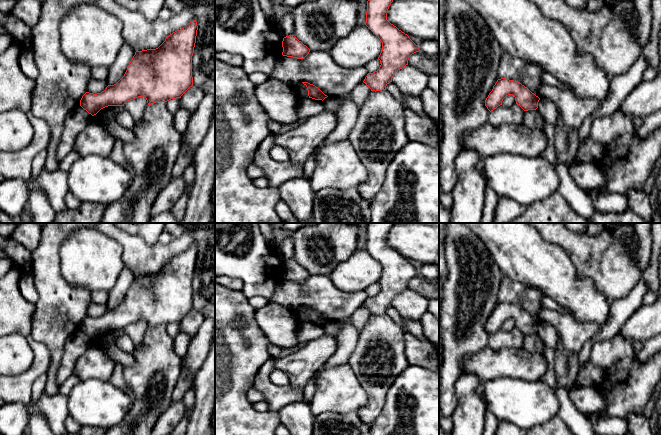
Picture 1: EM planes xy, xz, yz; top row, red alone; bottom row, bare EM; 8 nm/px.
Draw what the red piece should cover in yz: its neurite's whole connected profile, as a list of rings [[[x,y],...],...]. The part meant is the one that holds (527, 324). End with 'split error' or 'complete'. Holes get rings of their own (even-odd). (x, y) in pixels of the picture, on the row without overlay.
[[[506,302],[497,304],[492,315],[485,324],[485,330],[491,336],[502,329],[503,323],[508,319],[513,319],[516,328],[524,335],[536,334],[538,332],[538,326],[540,324],[538,320],[520,306]]]; complete

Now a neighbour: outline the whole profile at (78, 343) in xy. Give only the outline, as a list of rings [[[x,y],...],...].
[[[77,330],[66,342],[63,357],[57,372],[57,383],[60,386],[73,374],[76,361],[93,345],[92,339]]]

